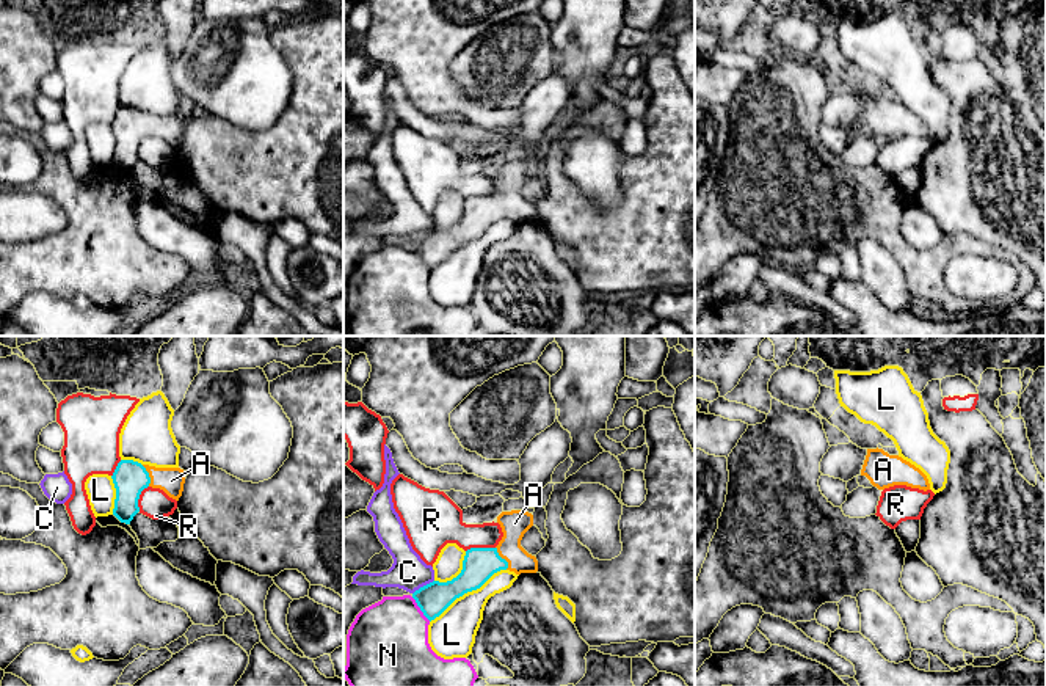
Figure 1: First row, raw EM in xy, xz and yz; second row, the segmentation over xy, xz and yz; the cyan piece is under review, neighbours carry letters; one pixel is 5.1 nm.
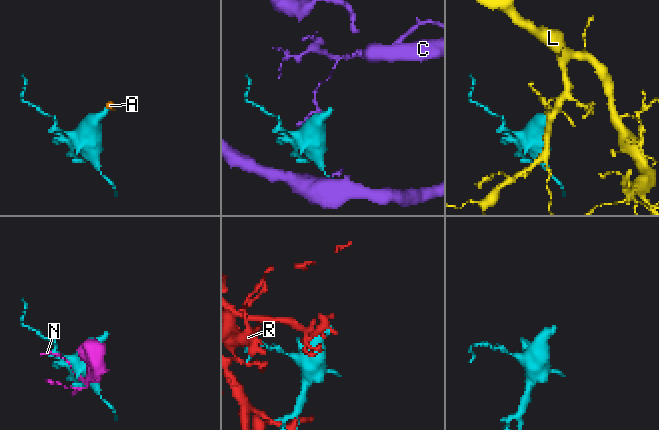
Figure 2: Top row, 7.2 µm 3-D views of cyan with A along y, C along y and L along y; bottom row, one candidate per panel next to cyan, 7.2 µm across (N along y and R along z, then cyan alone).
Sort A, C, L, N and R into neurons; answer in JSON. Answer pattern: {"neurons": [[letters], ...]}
{"neurons": [["A"], ["C"], ["L"], ["N"], ["R"]]}

